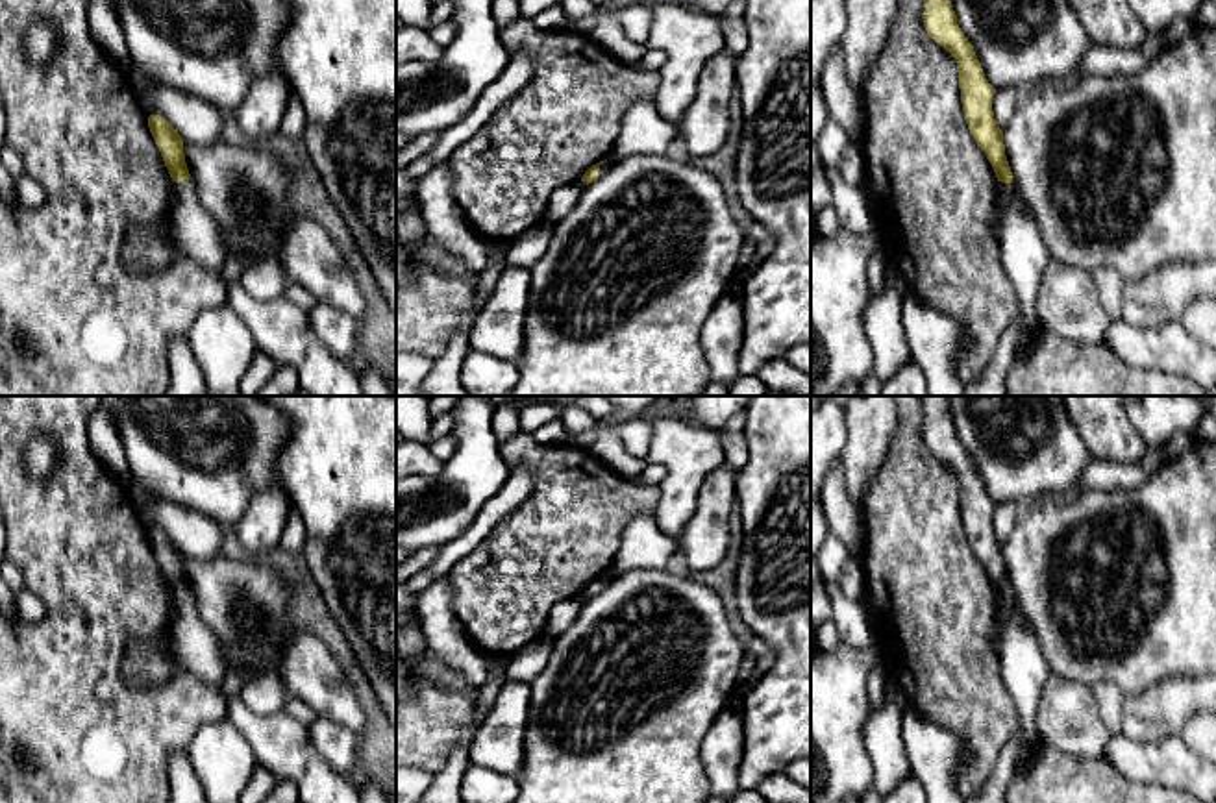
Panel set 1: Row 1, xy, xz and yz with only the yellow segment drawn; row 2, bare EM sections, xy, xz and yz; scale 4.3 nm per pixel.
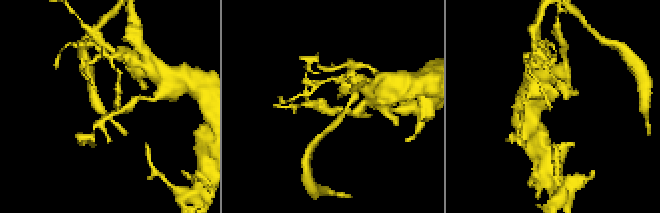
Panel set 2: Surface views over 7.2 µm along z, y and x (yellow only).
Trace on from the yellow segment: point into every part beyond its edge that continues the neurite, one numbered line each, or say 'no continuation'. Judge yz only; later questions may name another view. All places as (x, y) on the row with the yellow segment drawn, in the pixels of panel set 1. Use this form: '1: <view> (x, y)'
1: yz (1005, 191)

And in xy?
1: xy (198, 235)

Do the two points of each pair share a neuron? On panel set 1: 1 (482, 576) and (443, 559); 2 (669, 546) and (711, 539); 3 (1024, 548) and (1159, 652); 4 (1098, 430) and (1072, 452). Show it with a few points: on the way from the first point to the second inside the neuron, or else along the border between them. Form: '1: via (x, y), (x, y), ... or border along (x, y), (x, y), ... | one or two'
1: border along (489, 537), (480, 541), (445, 576) | two
2: border along (676, 541), (680, 548) | two
3: via (1046, 598), (1048, 617), (1070, 657), (1109, 663) | one
4: border along (1068, 415), (1092, 457) | two

